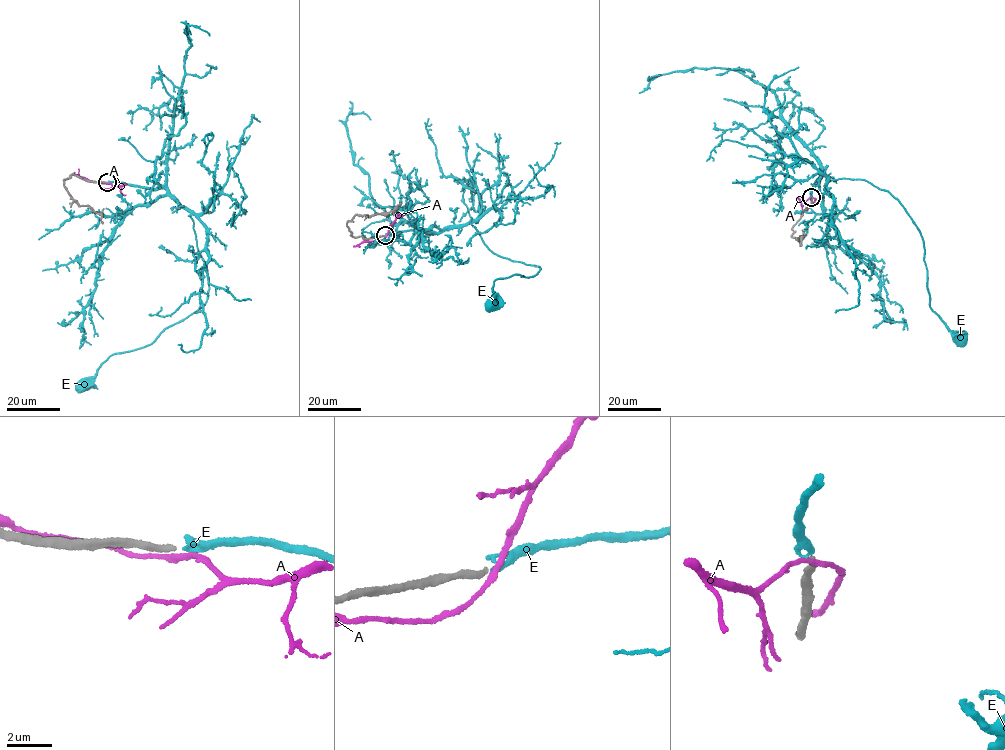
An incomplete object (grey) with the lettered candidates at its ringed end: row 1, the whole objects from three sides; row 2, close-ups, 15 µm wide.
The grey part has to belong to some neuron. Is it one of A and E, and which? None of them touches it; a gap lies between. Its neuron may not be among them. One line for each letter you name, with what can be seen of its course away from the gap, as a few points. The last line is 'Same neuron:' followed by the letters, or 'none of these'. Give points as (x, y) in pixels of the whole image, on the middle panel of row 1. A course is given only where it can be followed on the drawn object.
E: course (386, 234), (443, 232), (470, 219), (489, 250), (541, 268), (533, 276), (495, 281), (490, 304)
Same neuron: E

